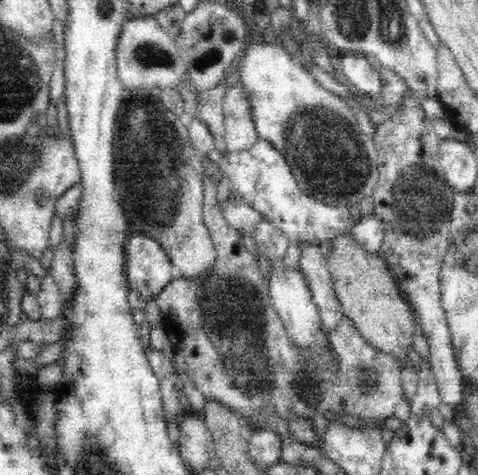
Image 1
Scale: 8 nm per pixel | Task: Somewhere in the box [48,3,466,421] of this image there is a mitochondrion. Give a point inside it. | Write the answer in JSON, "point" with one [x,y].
{"point":[230,305]}

